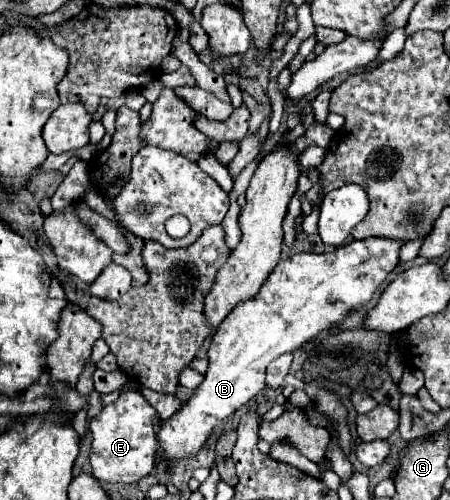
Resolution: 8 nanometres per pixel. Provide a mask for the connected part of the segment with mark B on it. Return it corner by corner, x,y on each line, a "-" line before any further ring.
370,237
362,241
350,241
348,245
336,247
332,251
298,253
288,257
286,261
280,261
276,269
270,273
268,281
262,285
258,297
238,305
212,335
212,343
208,349
210,365
204,375
204,381
194,391
194,395
180,407
180,411
176,411
170,419
162,421
158,443
164,447
164,457
170,461
194,457
206,445
218,421
232,415
236,409
244,407
246,403
250,403
266,387
264,377
270,361
274,361
282,353
296,351
306,341
314,339
320,331
326,331
332,323
342,321
352,309
366,305
376,293
378,285
398,265
398,251
402,245
404,245
402,241

